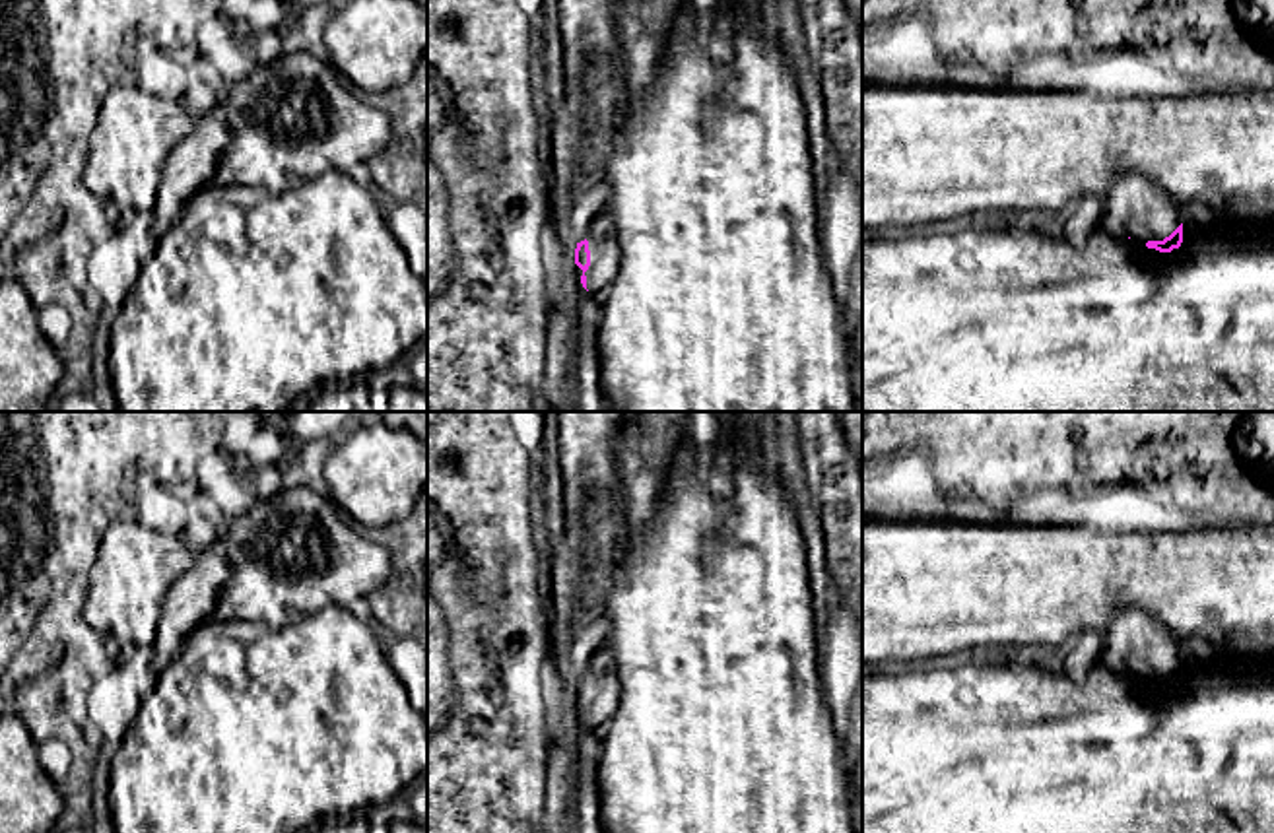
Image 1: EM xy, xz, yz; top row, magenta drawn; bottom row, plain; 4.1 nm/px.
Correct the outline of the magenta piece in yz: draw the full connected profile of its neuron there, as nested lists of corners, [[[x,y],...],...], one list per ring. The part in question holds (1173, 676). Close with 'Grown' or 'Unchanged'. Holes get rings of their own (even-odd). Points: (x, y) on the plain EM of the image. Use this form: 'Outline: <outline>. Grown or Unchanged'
Outline: [[[1121,606],[1105,627],[1103,662],[1171,687],[1183,678],[1183,649],[1173,633],[1138,606]]]. Grown

